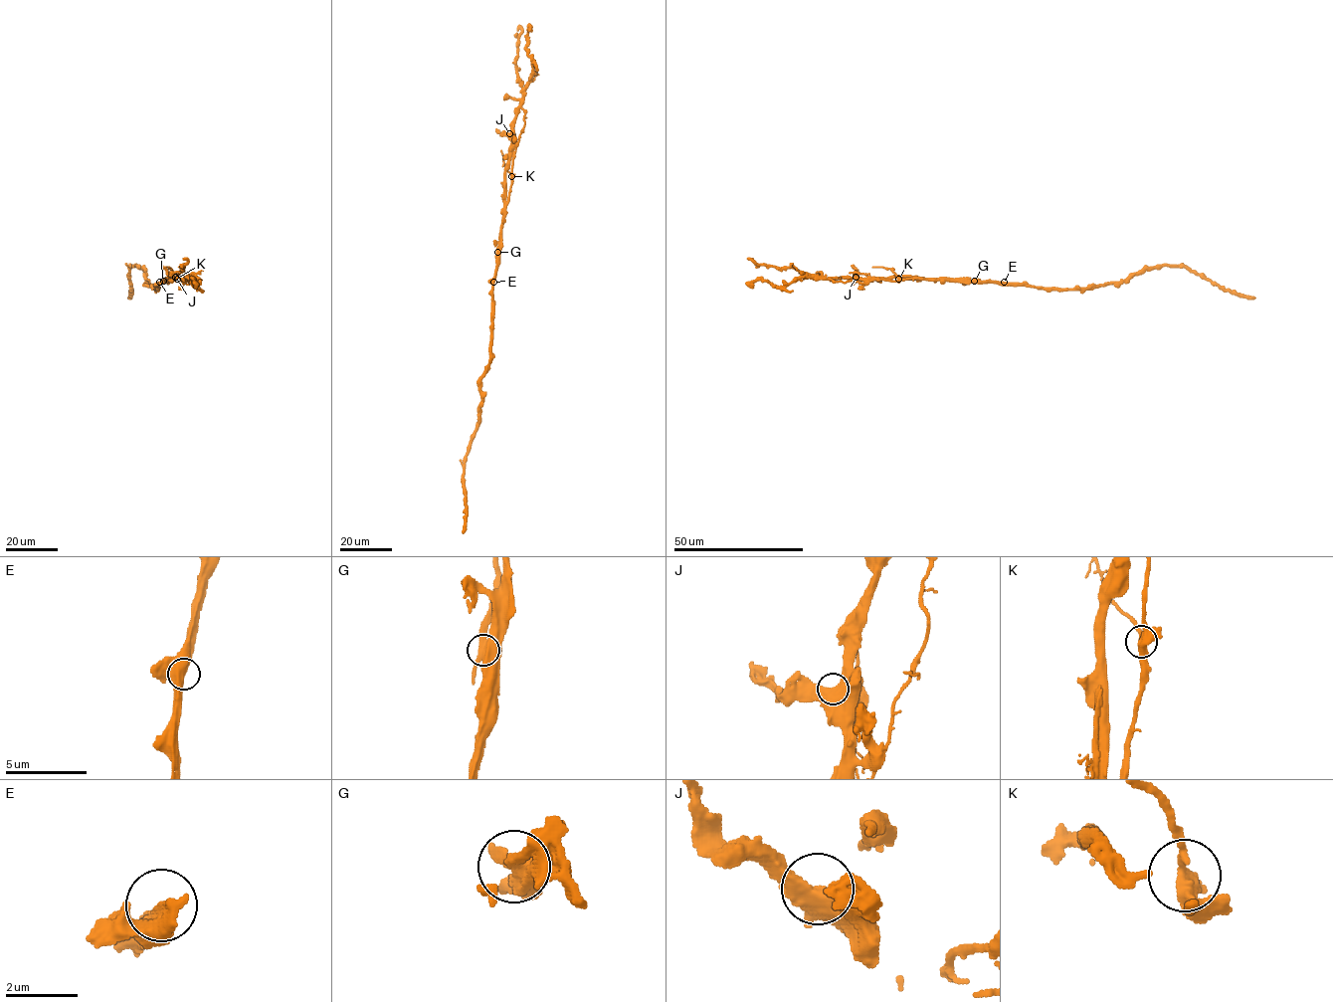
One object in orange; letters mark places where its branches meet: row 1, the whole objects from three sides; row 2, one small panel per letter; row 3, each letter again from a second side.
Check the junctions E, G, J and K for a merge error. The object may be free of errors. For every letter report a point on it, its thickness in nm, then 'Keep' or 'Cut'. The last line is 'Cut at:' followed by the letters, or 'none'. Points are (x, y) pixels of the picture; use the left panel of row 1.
E: Place: (159, 282). Thickness 500 nm. Keep
G: Place: (163, 281). Thickness 500 nm. Cut
J: Place: (175, 277). Thickness 550 nm. Keep
K: Place: (177, 279). Thickness 380 nm. Keep
Cut at: G

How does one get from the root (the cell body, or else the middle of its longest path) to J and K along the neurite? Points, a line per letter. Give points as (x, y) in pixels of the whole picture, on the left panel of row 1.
J: (158, 285), (170, 277), (177, 280), (175, 277)
K: (158, 285), (177, 279)

